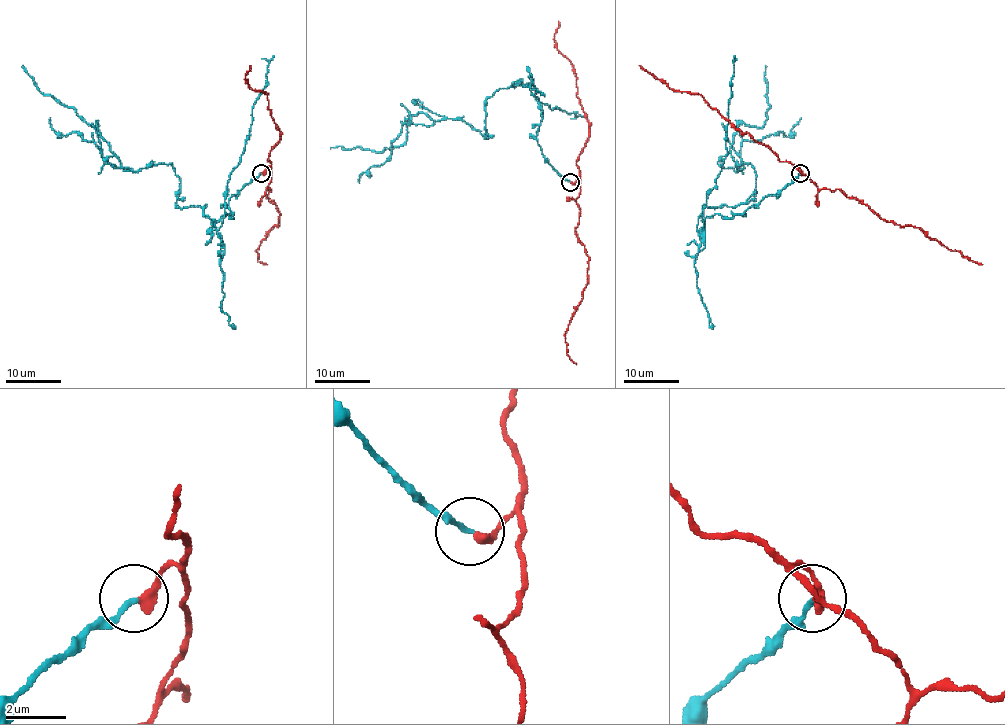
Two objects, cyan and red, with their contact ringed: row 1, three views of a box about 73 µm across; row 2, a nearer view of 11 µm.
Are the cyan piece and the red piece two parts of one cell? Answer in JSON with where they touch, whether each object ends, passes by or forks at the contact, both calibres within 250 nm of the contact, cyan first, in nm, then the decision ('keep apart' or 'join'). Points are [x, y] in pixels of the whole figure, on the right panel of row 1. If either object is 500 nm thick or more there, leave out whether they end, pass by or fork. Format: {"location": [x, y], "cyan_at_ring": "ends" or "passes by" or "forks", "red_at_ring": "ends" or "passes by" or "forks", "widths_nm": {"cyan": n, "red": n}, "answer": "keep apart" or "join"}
{"location": [800, 173], "cyan_at_ring": "ends", "red_at_ring": "ends", "widths_nm": {"cyan": 150, "red": 360}, "answer": "keep apart"}

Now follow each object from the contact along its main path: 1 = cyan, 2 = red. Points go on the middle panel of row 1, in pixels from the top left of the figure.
1: (570, 182), (542, 153), (542, 105), (521, 79), (485, 101), (489, 138), (419, 112), (399, 146), (332, 147)
2: (570, 182), (580, 183), (575, 234), (588, 264), (581, 301), (565, 334), (566, 354), (576, 364)

